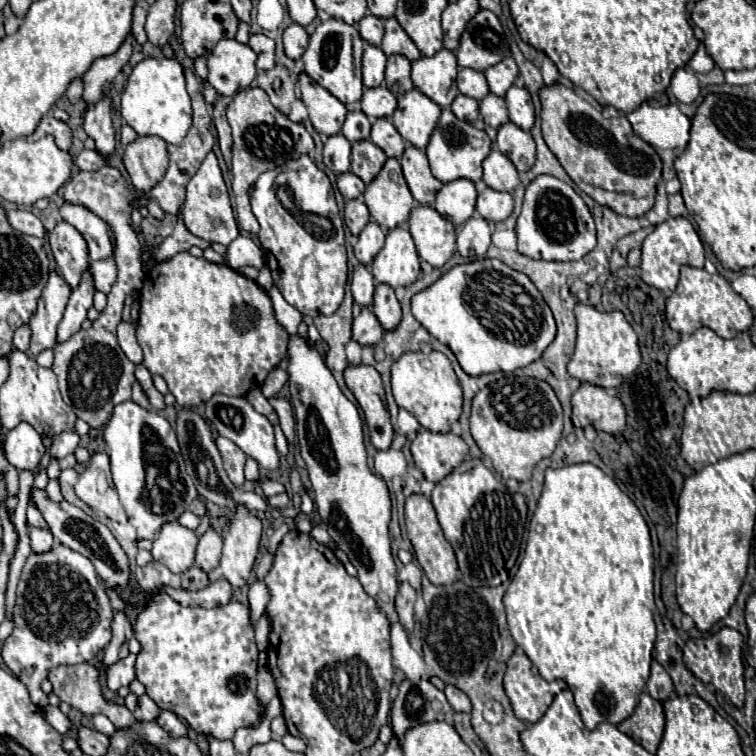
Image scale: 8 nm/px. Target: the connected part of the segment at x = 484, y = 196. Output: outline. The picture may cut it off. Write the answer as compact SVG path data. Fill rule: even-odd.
M478 185L478 201L476 201L476 211L492 221L504 221L514 207L514 197L508 191L496 191L488 185Z

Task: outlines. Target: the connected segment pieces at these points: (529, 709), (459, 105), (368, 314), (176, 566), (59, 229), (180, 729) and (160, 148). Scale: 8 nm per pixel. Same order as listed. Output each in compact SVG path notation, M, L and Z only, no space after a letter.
M516 647L514 655L508 659L508 669L504 675L504 691L512 703L518 719L536 723L542 719L550 707L554 695L566 687L564 681L544 681L532 671L532 663L526 653Z
M462 93L454 99L454 103L450 105L450 109L454 111L456 117L466 119L466 121L470 121L470 123L474 123L476 117L478 117L478 113L480 113L478 101L472 99L472 97L468 97L468 95L462 95Z
M362 307L360 313L354 317L352 337L360 345L374 345L382 339L382 335L384 335L384 329L382 329L380 321L376 319L374 311L370 307Z
M170 521L160 527L154 539L152 555L172 573L184 573L190 565L194 565L196 543L198 539L192 529L180 525L180 521Z
M62 221L48 235L56 265L60 267L66 283L74 289L80 285L82 275L88 267L88 245L76 227Z
M160 711L160 715L158 715L158 725L162 727L162 729L166 729L170 735L176 735L176 737L180 737L180 735L186 735L186 725L172 713L172 711Z
M156 135L136 137L126 147L124 165L134 187L148 191L148 187L154 187L162 179L168 167L166 141Z

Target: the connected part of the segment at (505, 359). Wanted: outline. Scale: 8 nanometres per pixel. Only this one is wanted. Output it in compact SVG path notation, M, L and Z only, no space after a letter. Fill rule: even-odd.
M482 259L452 267L438 281L412 297L412 315L432 337L452 349L460 367L468 375L514 371L526 367L528 363L540 359L542 351L552 343L556 335L552 311L542 299L540 291L524 273L510 269L500 259Z

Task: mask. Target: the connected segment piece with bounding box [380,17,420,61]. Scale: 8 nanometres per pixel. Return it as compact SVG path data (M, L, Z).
M388 17L384 21L384 27L386 27L386 33L384 33L384 41L382 41L382 51L386 55L394 55L394 53L400 53L400 55L406 55L410 61L418 59L420 57L420 51L418 47L412 43L412 39L408 37L408 33L402 29L402 25L398 23L396 17Z

